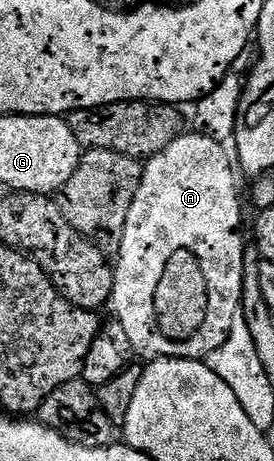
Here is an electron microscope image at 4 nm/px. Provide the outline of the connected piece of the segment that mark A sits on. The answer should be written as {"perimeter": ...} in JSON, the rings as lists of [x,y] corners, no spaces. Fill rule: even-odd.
{"perimeter":[[[184,132],[176,140],[172,140],[172,144],[168,144],[168,148],[164,148],[164,152],[160,152],[156,156],[152,156],[143,165],[142,179],[140,180],[140,188],[136,188],[136,200],[132,200],[132,208],[128,208],[128,220],[122,229],[122,243],[116,247],[118,254],[118,262],[113,263],[114,268],[114,287],[112,288],[112,296],[109,305],[114,306],[113,317],[120,324],[120,328],[124,328],[124,333],[128,335],[128,340],[132,343],[135,355],[146,357],[146,360],[157,360],[160,358],[193,358],[195,360],[206,360],[210,353],[216,351],[225,340],[228,339],[229,330],[232,328],[232,319],[235,311],[242,307],[242,293],[248,288],[246,282],[246,246],[248,250],[248,242],[242,239],[242,202],[238,199],[238,182],[234,179],[234,170],[236,174],[236,166],[226,155],[227,147],[221,142],[212,140],[208,136],[197,132]],[[181,249],[192,251],[196,259],[199,260],[201,268],[204,270],[204,276],[207,277],[208,286],[208,314],[204,319],[204,324],[200,325],[194,336],[189,336],[183,342],[173,342],[172,339],[164,336],[158,327],[157,320],[154,315],[153,300],[156,296],[156,286],[160,282],[160,278],[164,273],[165,264],[171,259],[176,252]]]}

